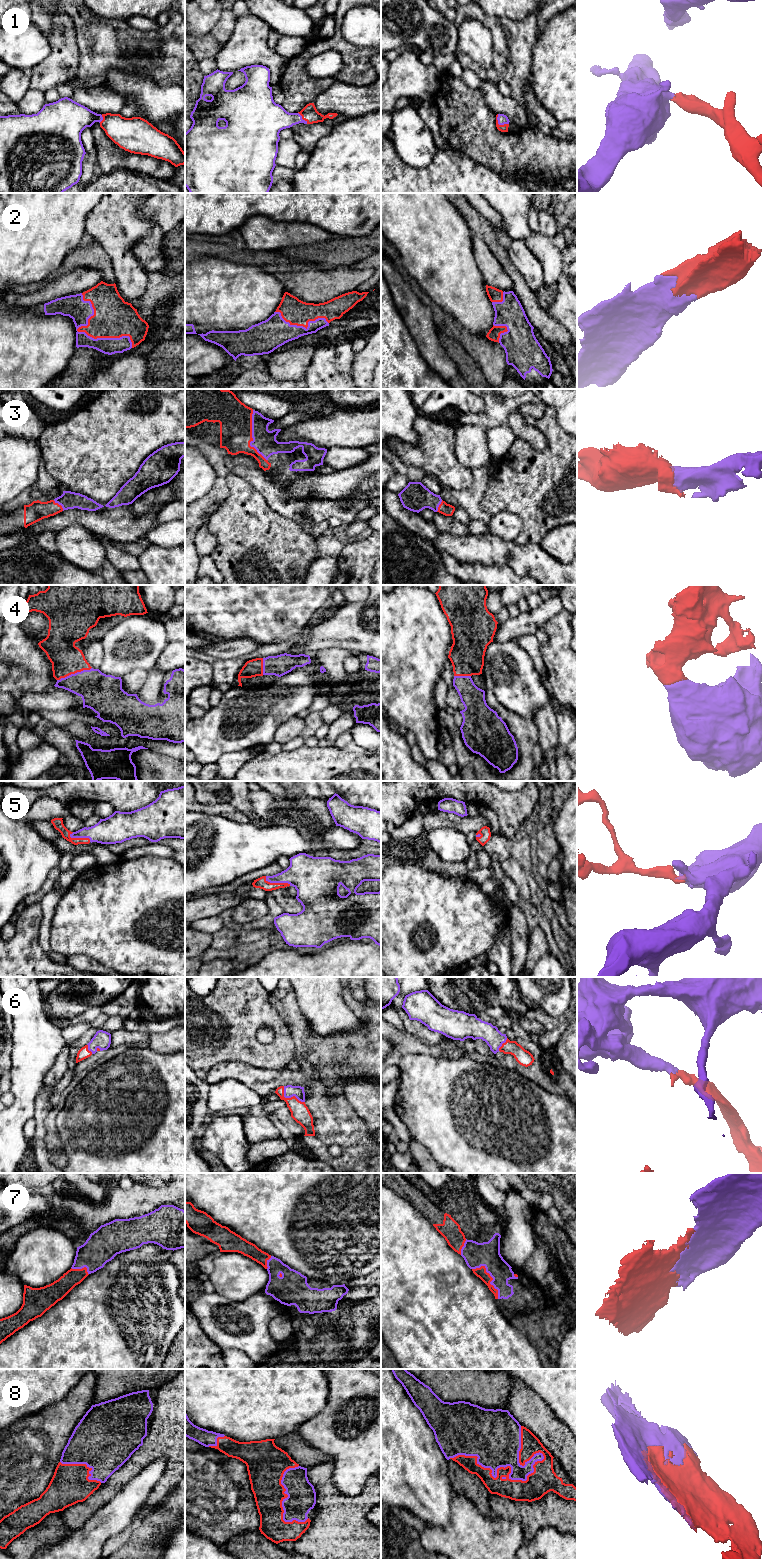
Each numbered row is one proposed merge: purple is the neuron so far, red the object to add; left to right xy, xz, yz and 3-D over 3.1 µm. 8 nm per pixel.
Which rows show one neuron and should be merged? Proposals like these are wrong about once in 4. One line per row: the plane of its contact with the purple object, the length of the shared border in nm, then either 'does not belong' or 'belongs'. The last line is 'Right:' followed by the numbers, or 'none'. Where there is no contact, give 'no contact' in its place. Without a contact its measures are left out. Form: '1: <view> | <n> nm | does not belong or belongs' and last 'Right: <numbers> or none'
1: yz | 130 nm | belongs
2: xy | 600 nm | belongs
3: xz | 420 nm | belongs
4: xy | 300 nm | belongs
5: xz | 220 nm | belongs
6: xz | 220 nm | belongs
7: yz | 320 nm | belongs
8: yz | 750 nm | belongs
Right: 1, 2, 3, 4, 5, 6, 7, 8

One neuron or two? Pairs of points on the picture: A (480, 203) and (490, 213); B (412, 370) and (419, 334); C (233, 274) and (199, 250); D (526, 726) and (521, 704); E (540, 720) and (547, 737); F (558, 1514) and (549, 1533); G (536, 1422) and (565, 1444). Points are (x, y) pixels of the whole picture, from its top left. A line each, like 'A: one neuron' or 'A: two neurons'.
A: one neuron
B: two neurons
C: two neurons
D: two neurons
E: one neuron
F: two neurons
G: one neuron

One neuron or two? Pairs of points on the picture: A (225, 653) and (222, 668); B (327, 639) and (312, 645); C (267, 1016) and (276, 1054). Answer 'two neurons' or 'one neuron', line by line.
A: two neurons
B: one neuron
C: one neuron

